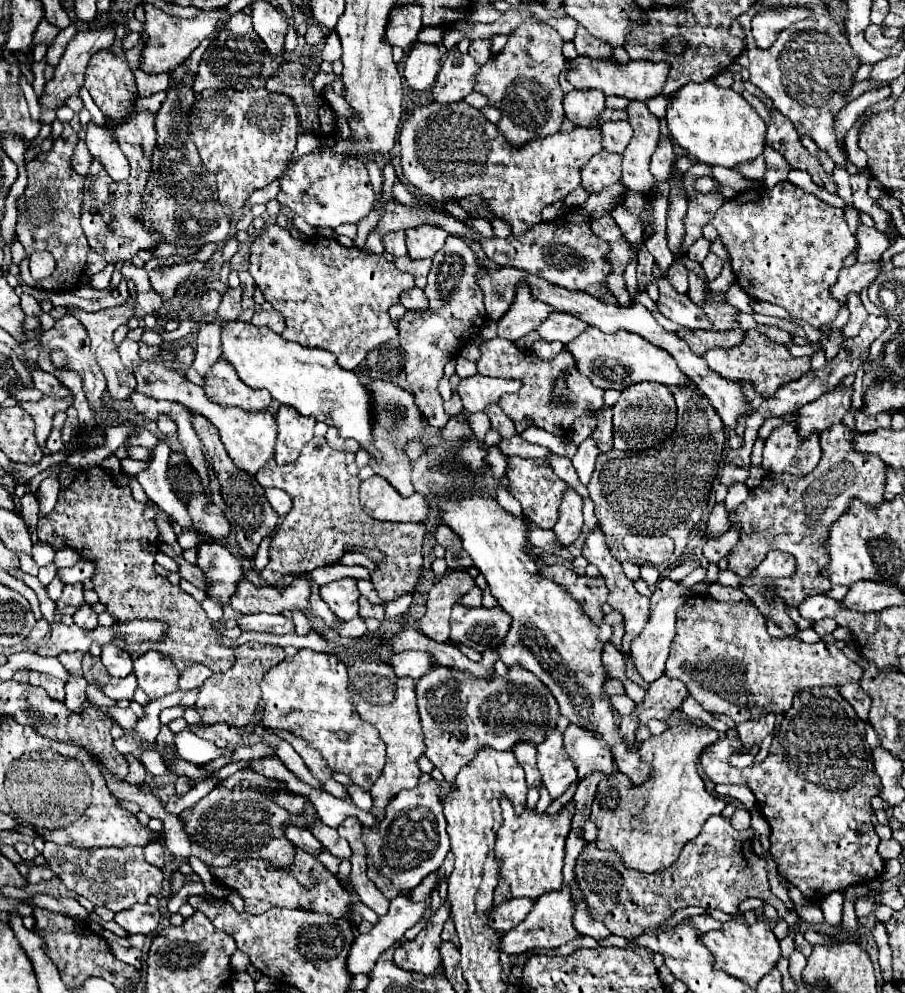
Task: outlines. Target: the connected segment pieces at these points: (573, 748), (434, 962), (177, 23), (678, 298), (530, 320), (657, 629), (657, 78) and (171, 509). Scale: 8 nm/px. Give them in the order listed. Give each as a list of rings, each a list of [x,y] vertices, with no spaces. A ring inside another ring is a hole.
[[[578,725],[566,727],[564,747],[578,769],[578,779],[584,779],[594,771],[608,775],[614,771],[614,757],[610,757],[608,745]]]
[[[442,903],[442,907],[430,915],[426,927],[416,935],[416,939],[404,941],[396,949],[394,963],[400,969],[412,971],[412,973],[426,973],[426,975],[438,973],[440,969],[438,947],[442,943],[440,931],[448,917],[450,917],[450,907]]]
[[[144,5],[146,9],[146,21],[144,21],[144,31],[148,33],[146,39],[146,47],[142,51],[142,65],[140,69],[146,73],[164,73],[174,69],[176,65],[180,65],[182,61],[186,61],[186,57],[190,57],[190,53],[206,39],[210,37],[210,33],[218,31],[218,25],[226,23],[230,19],[230,13],[226,7],[216,9],[216,11],[200,11],[196,17],[192,19],[182,19],[182,17],[172,17],[160,9],[156,9],[154,5]]]
[[[664,277],[658,281],[658,287],[660,299],[656,305],[664,317],[688,329],[710,329],[710,319],[706,319],[706,313],[702,313],[702,309],[694,305],[688,295],[678,293]]]
[[[518,281],[514,303],[498,321],[498,337],[516,341],[536,329],[552,311],[554,309],[550,305],[538,301],[530,293],[530,285],[526,285],[526,281]]]
[[[662,579],[662,583],[656,585],[656,589],[654,589],[654,593],[650,597],[648,623],[646,623],[644,631],[640,633],[640,637],[634,639],[634,643],[632,643],[632,657],[634,657],[636,671],[648,683],[652,683],[652,681],[656,681],[658,677],[664,675],[664,663],[666,663],[666,657],[670,653],[670,643],[674,639],[676,611],[678,611],[678,605],[686,603],[688,597],[690,597],[690,589],[676,583],[676,581],[670,581],[670,579]]]
[[[576,57],[572,61],[572,69],[568,71],[568,81],[576,89],[597,89],[603,91],[606,96],[616,95],[626,97],[630,101],[648,101],[648,99],[654,99],[656,95],[662,93],[668,71],[670,71],[668,63],[630,61],[628,65],[618,65],[618,63],[608,61],[608,65],[606,65],[604,61],[594,61],[594,59],[588,59],[588,57]],[[582,77],[584,77],[584,83],[582,83]]]
[[[161,440],[153,450],[153,453],[154,461],[150,463],[150,467],[136,475],[138,483],[142,485],[146,495],[160,509],[164,509],[180,527],[192,527],[190,515],[186,511],[186,505],[182,501],[178,501],[178,497],[174,495],[174,491],[170,489],[170,483],[166,479],[168,460],[171,453],[171,448],[167,441]]]

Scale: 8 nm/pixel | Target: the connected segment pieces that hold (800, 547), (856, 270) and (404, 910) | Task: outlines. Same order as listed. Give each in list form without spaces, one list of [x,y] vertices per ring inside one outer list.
[[[838,423],[820,433],[822,457],[814,471],[806,477],[794,477],[790,473],[768,473],[762,483],[750,489],[748,499],[730,513],[730,521],[740,523],[742,535],[738,545],[730,553],[728,569],[738,577],[750,575],[772,549],[784,549],[796,559],[796,573],[788,579],[774,583],[776,595],[788,605],[798,607],[804,597],[828,593],[832,583],[820,573],[828,563],[828,555],[820,547],[828,535],[828,525],[834,523],[850,505],[852,499],[878,505],[884,499],[886,465],[874,455],[862,455],[852,449],[852,433],[846,425]]]
[[[882,261],[878,265],[874,263],[854,263],[852,267],[844,267],[838,275],[836,285],[832,287],[832,297],[840,301],[840,305],[846,305],[848,293],[856,291],[860,293],[864,287],[870,285],[870,281],[882,271]]]
[[[396,897],[394,901],[390,901],[388,913],[382,915],[382,917],[378,917],[378,921],[376,921],[376,925],[372,927],[372,931],[366,933],[366,935],[362,935],[362,933],[356,935],[354,945],[352,945],[352,949],[350,949],[350,957],[348,957],[348,961],[346,961],[350,973],[354,973],[354,975],[358,975],[358,973],[370,973],[370,969],[374,969],[374,965],[376,965],[376,959],[378,959],[386,949],[390,949],[392,945],[396,945],[396,943],[402,939],[402,935],[404,935],[406,929],[410,929],[414,923],[418,923],[418,919],[422,917],[422,913],[424,913],[424,909],[426,909],[428,905],[430,905],[428,899],[422,901],[422,903],[412,903],[412,901],[404,899],[404,897]]]

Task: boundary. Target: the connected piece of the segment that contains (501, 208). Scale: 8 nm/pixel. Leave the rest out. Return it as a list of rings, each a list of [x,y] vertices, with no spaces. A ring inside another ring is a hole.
[[[458,101],[450,105],[428,103],[424,107],[414,109],[412,115],[404,121],[398,141],[402,147],[400,165],[404,177],[410,181],[410,185],[418,187],[422,195],[434,201],[446,201],[450,197],[460,199],[478,191],[482,193],[490,209],[512,227],[512,233],[522,235],[530,227],[540,223],[540,213],[546,205],[566,199],[566,195],[580,185],[580,169],[592,155],[602,149],[602,131],[598,127],[576,127],[568,133],[558,131],[544,139],[534,139],[524,147],[512,147],[502,137],[502,133],[498,133],[494,123],[486,121],[486,117],[478,109],[466,105],[464,101]]]

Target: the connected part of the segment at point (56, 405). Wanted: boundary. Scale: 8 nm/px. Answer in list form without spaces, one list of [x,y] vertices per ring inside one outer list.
[[[44,397],[42,401],[24,401],[20,403],[20,407],[26,413],[32,413],[32,419],[36,423],[36,441],[40,445],[40,449],[46,447],[46,439],[52,431],[52,417],[56,411],[66,411],[70,407],[70,401],[58,401],[52,397]]]

